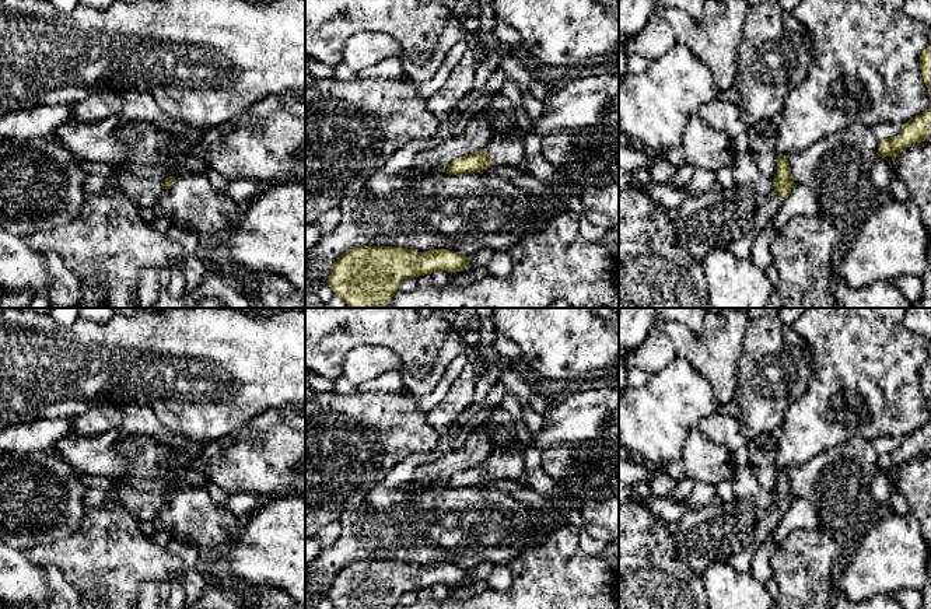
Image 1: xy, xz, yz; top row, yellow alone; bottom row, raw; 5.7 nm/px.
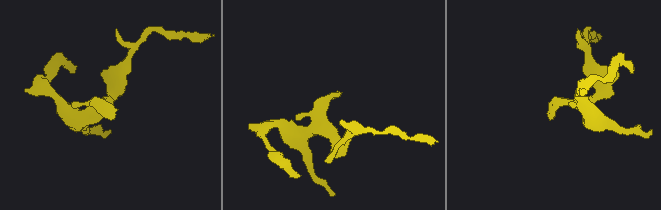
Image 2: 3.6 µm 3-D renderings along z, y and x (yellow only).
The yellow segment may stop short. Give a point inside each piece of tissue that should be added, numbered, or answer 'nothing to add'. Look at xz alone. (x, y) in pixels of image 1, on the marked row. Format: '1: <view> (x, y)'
1: xz (503, 151)

